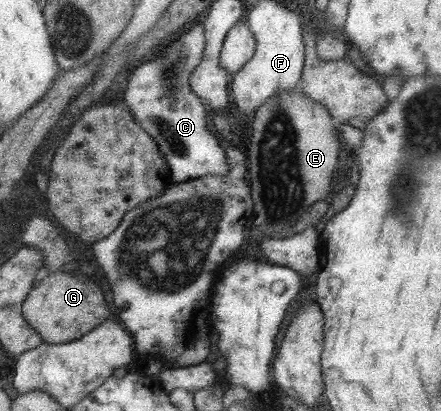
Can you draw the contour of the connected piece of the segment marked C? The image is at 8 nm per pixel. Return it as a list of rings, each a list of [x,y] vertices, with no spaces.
[[[202,17],[183,29],[178,37],[166,41],[154,55],[132,65],[122,93],[128,114],[158,146],[174,184],[194,181],[204,175],[224,177],[228,173],[224,150],[216,144],[217,137],[207,131],[208,110],[191,92],[189,84],[193,68],[203,58],[204,46]]]

